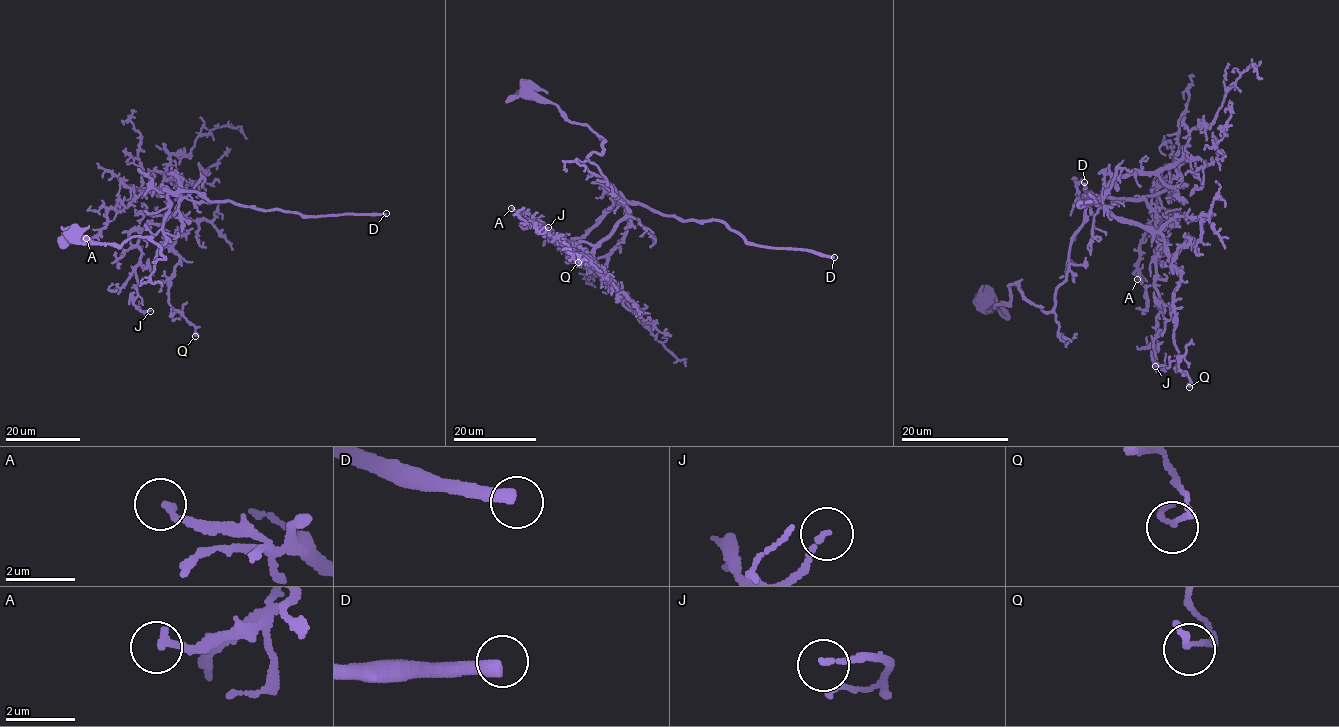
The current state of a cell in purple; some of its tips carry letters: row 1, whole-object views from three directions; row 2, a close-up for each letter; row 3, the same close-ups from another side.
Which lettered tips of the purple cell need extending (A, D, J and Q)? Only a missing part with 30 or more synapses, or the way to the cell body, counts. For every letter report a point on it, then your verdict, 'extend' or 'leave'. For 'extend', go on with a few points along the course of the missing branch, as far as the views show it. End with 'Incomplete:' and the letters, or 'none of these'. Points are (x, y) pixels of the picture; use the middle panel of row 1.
A: at (511, 208); leave
D: at (834, 257); leave
J: at (548, 227); leave
Q: at (578, 262); leave
Incomplete: none of these

